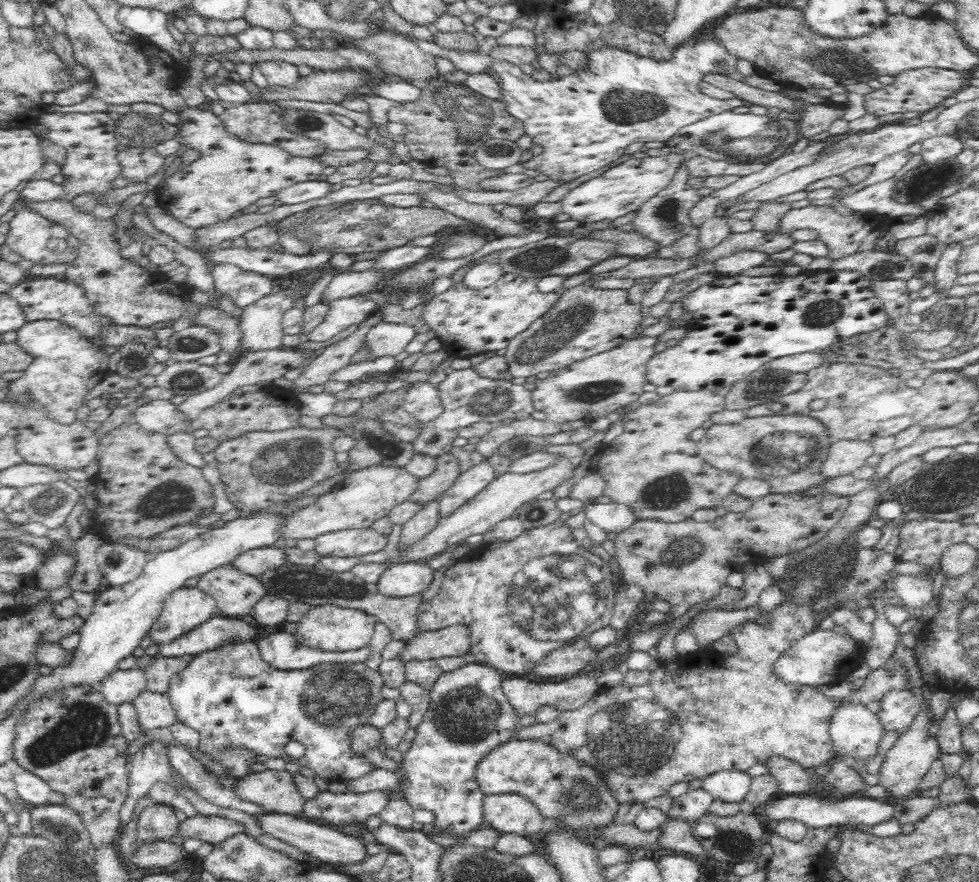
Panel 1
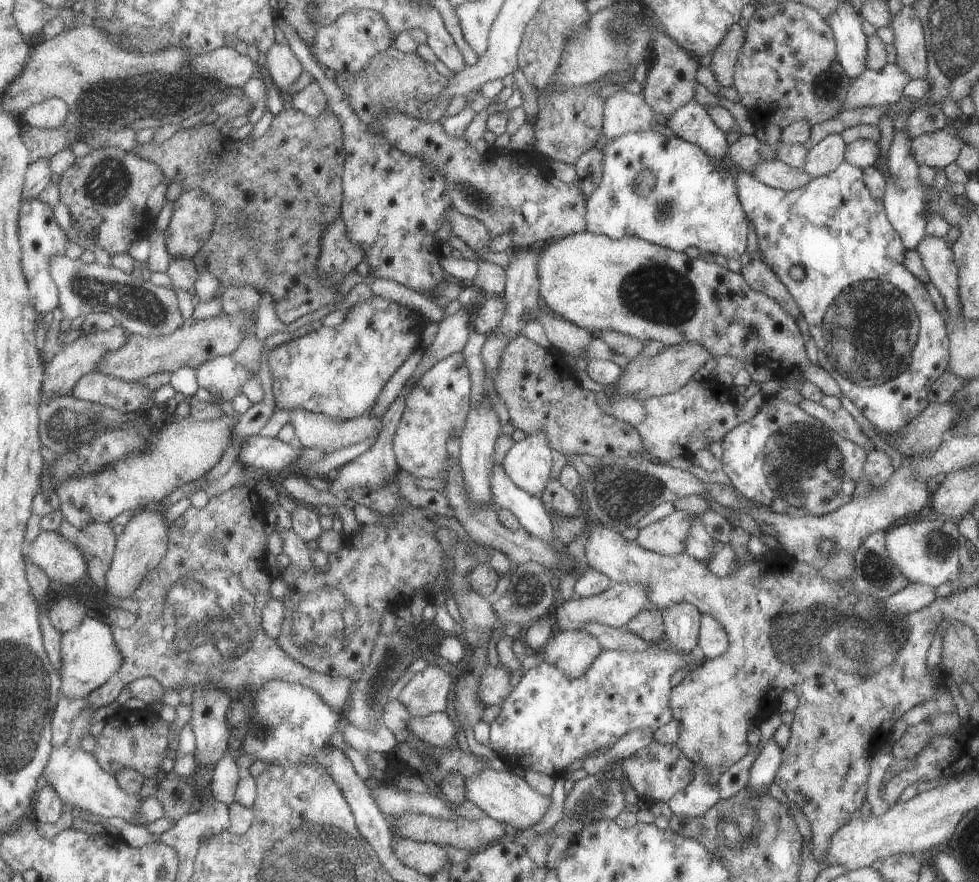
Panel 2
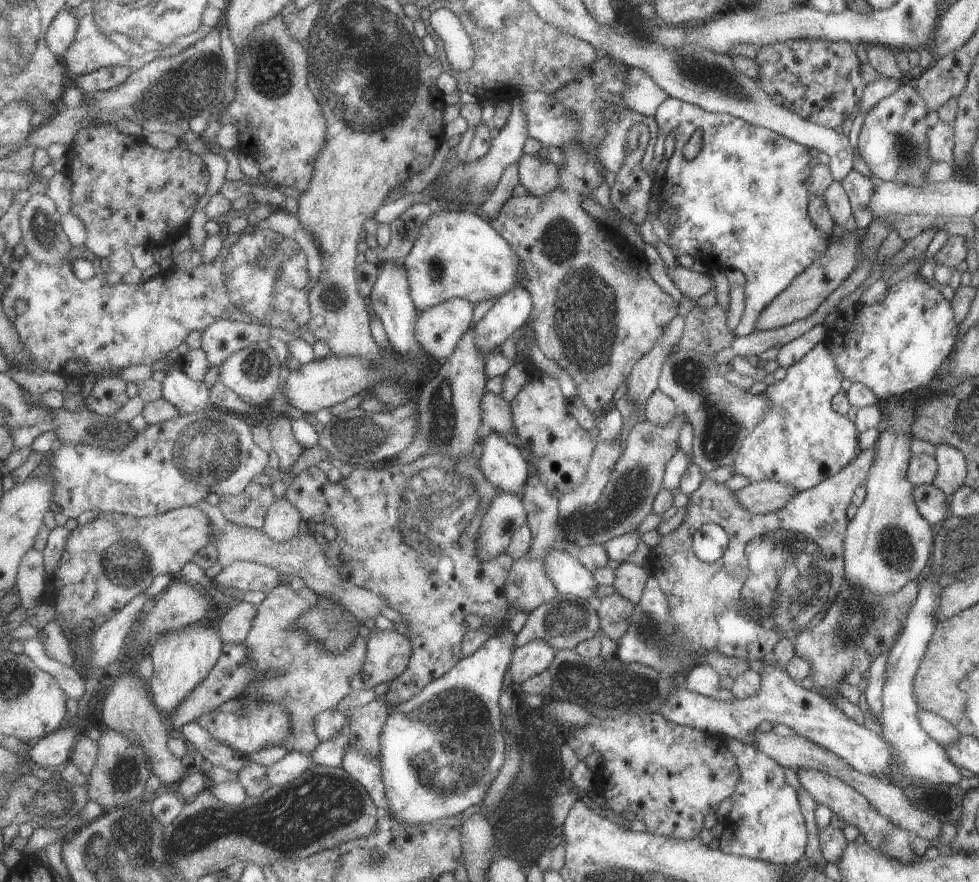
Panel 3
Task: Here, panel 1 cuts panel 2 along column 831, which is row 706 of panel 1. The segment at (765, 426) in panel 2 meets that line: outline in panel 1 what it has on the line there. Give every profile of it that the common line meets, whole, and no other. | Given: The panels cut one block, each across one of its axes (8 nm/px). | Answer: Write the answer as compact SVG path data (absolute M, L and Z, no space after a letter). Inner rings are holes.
M470 663L450 672L442 672L429 692L429 707L424 713L424 720L418 725L416 738L411 742L410 750L403 754L404 758L400 762L400 770L408 772L406 774L408 784L400 786L398 774L378 768L356 780L348 781L346 783L348 791L355 794L367 794L373 791L402 792L413 810L424 809L434 812L436 828L440 828L440 832L443 833L458 834L460 840L462 840L462 834L479 830L485 825L483 815L485 795L476 781L476 766L497 747L515 739L516 723L520 720L501 686L500 671L488 665Z

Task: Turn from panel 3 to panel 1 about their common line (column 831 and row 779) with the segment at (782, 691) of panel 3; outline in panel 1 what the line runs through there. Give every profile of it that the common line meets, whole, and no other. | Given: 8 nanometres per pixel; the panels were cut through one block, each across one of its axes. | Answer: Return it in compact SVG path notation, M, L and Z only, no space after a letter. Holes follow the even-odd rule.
M722 770L702 779L701 788L708 792L712 799L739 804L745 800L751 784L752 777L747 772Z

